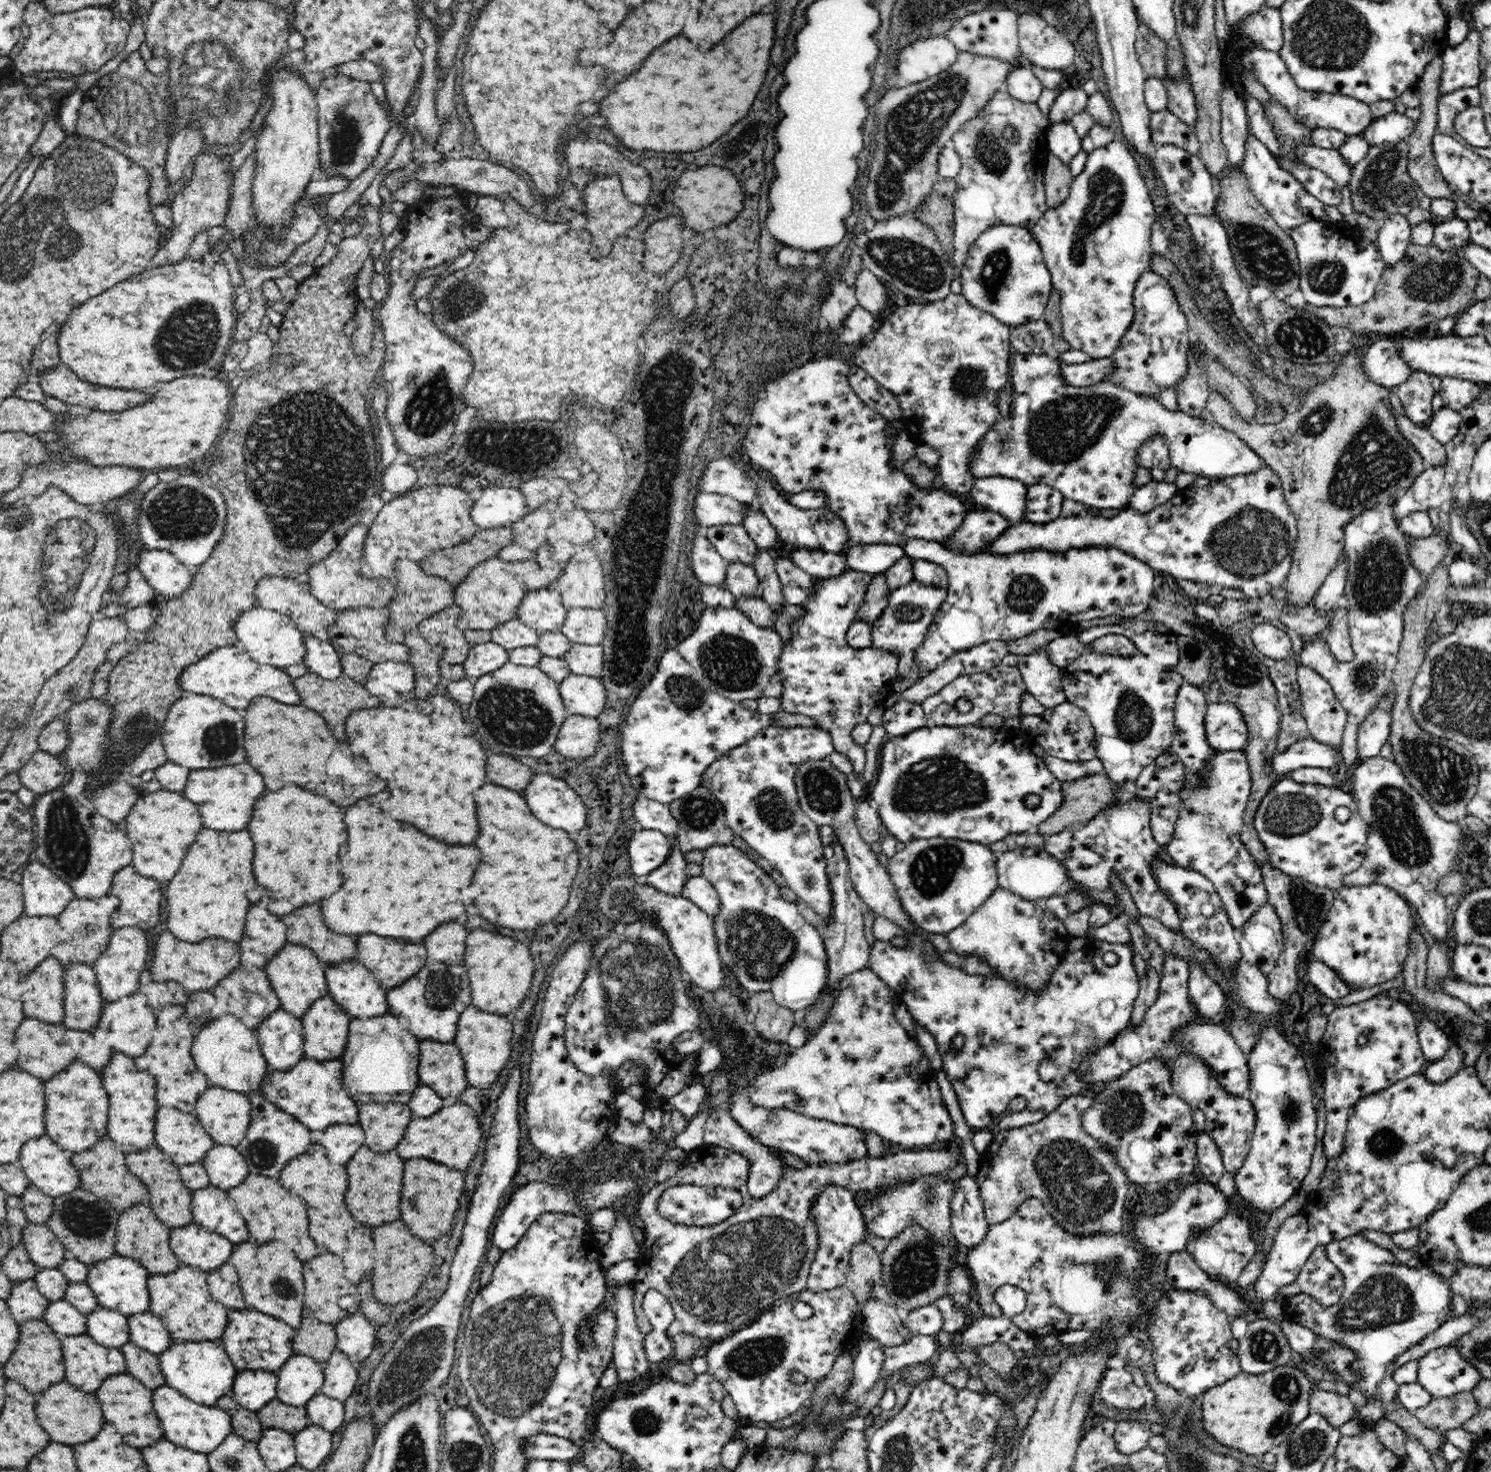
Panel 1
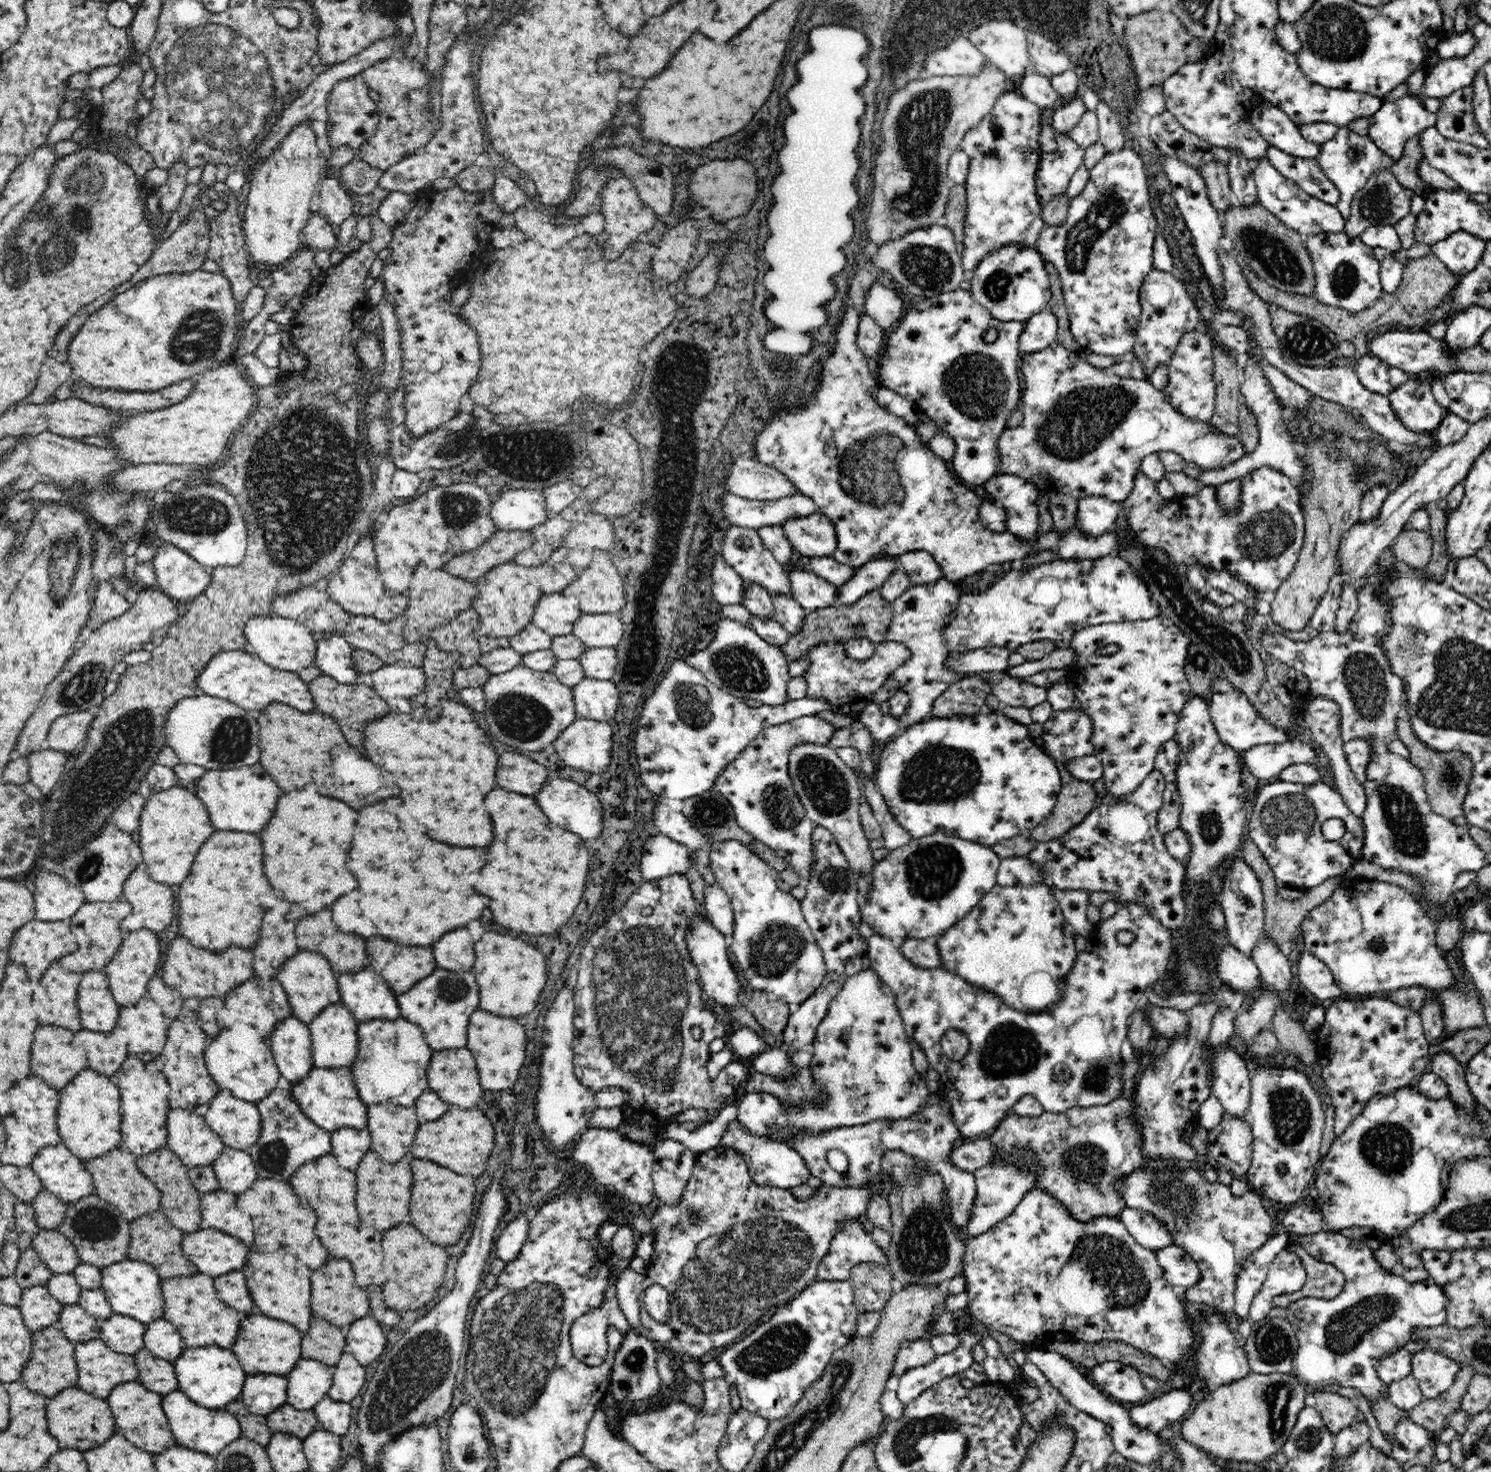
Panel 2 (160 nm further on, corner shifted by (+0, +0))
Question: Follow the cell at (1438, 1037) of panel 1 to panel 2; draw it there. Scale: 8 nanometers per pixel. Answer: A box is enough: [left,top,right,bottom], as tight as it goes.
[1430,1053,1473,1109]

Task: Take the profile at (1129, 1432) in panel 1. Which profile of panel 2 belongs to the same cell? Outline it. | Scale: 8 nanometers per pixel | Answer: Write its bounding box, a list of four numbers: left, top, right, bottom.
[1129,1388,1192,1432]

